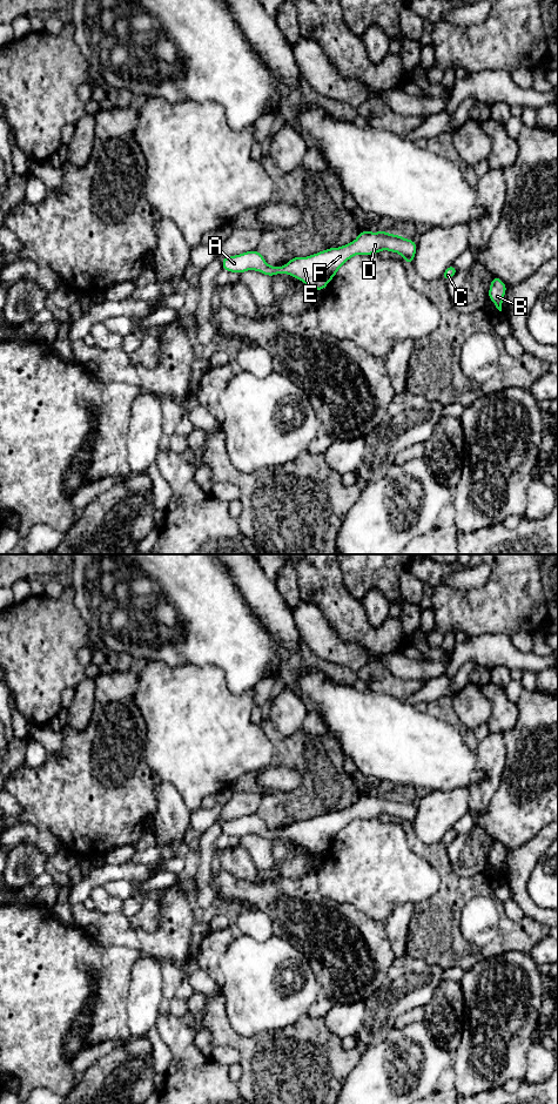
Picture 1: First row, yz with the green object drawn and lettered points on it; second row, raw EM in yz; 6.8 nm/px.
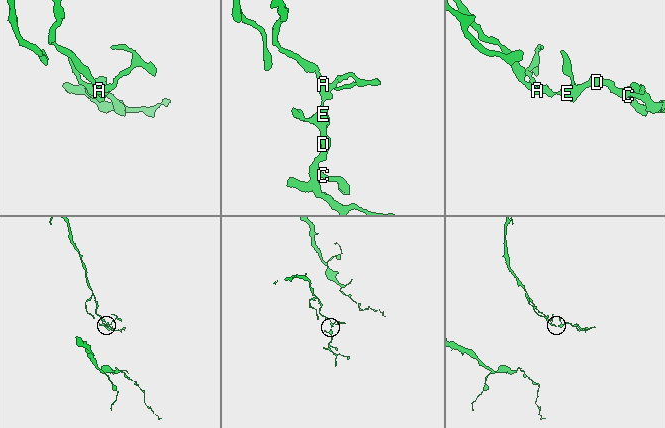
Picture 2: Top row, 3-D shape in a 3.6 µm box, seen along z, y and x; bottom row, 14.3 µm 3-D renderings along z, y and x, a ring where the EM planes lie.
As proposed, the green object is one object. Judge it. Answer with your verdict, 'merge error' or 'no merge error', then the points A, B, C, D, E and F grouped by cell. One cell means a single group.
no merge error; A B C D E F

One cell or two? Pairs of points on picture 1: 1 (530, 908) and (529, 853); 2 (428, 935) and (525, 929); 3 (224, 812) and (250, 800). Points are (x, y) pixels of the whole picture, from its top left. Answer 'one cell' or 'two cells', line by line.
1: one cell
2: one cell
3: one cell

